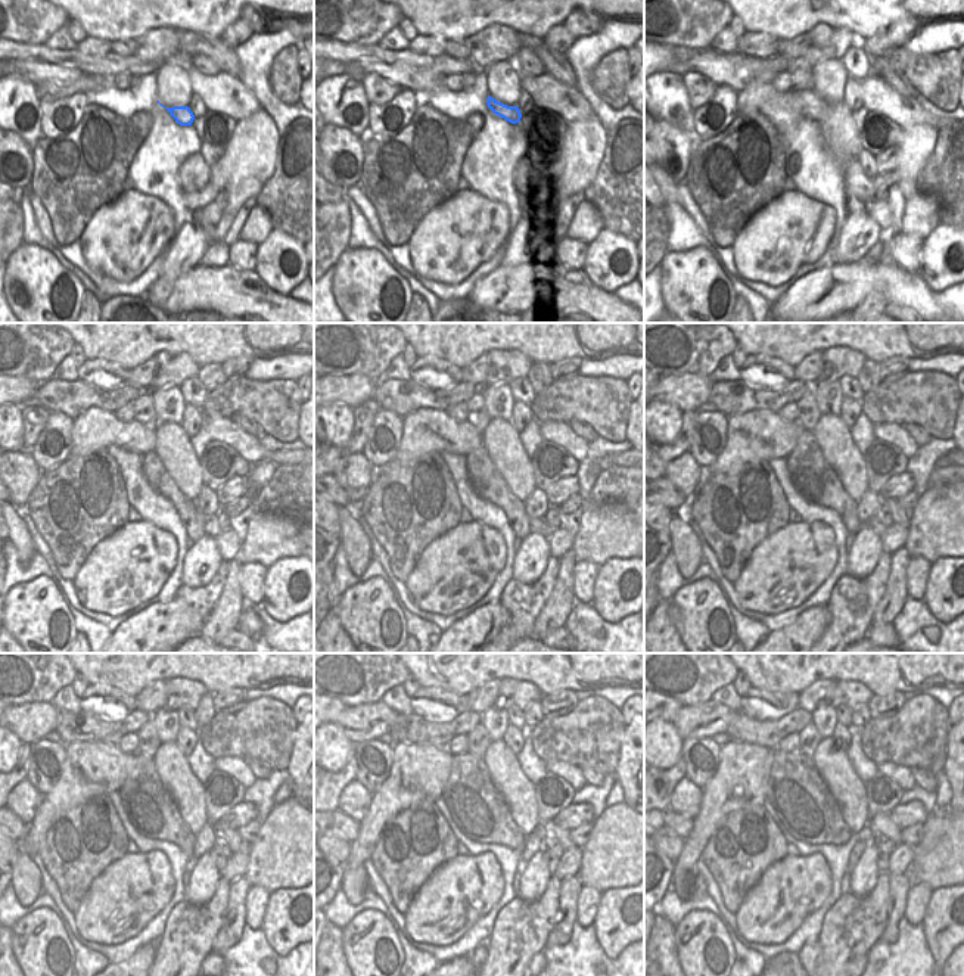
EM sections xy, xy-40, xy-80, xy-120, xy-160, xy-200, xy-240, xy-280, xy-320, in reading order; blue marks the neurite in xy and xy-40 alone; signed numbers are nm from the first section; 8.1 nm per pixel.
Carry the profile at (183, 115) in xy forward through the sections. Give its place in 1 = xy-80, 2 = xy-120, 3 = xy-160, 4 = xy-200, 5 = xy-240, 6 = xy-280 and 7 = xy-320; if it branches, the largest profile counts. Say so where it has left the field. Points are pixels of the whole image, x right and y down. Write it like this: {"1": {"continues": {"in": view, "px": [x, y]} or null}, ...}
{"1": {"continues": {"in": "xy-80", "px": [756, 96]}}, "2": {"continues": {"in": "xy-120", "px": [95, 429]}}, "3": {"continues": {"in": "xy-160", "px": [428, 429]}}, "4": {"continues": {"in": "xy-200", "px": [756, 435]}}, "5": {"continues": {"in": "xy-240", "px": [92, 768]}}, "6": {"continues": {"in": "xy-280", "px": [419, 771]}}, "7": {"continues": {"in": "xy-320", "px": [740, 779]}}}

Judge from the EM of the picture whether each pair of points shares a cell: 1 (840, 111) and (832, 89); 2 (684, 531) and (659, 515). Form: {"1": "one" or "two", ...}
{"1": "two", "2": "two"}

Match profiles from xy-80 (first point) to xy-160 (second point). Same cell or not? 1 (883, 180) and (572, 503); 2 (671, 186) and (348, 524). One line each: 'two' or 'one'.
1: one
2: one

